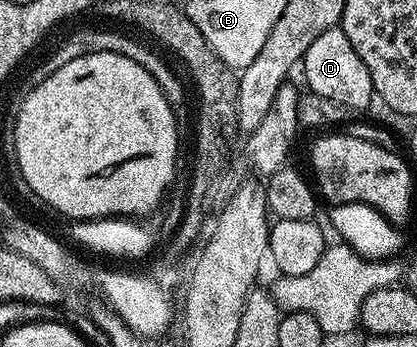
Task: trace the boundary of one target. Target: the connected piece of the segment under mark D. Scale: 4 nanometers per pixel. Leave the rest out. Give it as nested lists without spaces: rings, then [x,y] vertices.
[[[341,25],[328,28],[328,32],[320,32],[308,52],[302,58],[300,71],[306,77],[305,89],[316,96],[325,96],[328,100],[337,100],[339,104],[348,104],[348,108],[365,112],[370,106],[370,101],[375,101],[372,76],[368,76],[368,67],[360,56],[356,56],[356,48],[344,36]]]

